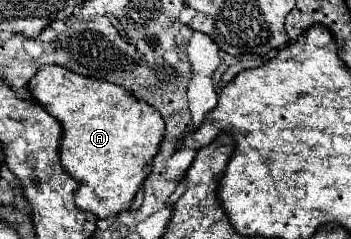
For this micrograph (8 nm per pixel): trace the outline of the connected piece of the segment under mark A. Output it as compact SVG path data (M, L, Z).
M41 66L29 82L29 92L63 126L61 164L79 182L79 188L75 192L77 208L93 212L97 218L107 218L109 214L129 210L137 190L143 186L143 180L153 170L153 158L165 136L165 122L161 114L147 102L137 100L129 90L121 86L103 82L99 78L85 78L79 74L75 76L75 72L63 66Z

